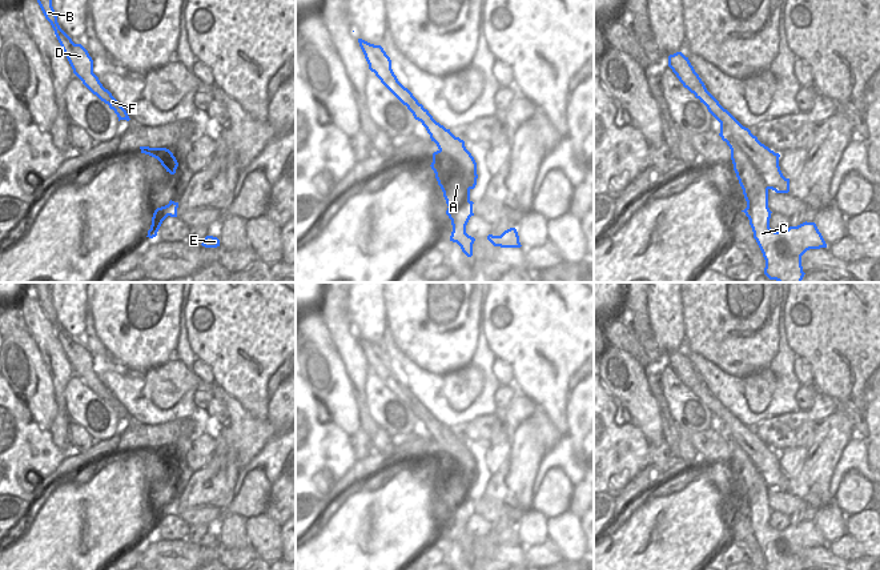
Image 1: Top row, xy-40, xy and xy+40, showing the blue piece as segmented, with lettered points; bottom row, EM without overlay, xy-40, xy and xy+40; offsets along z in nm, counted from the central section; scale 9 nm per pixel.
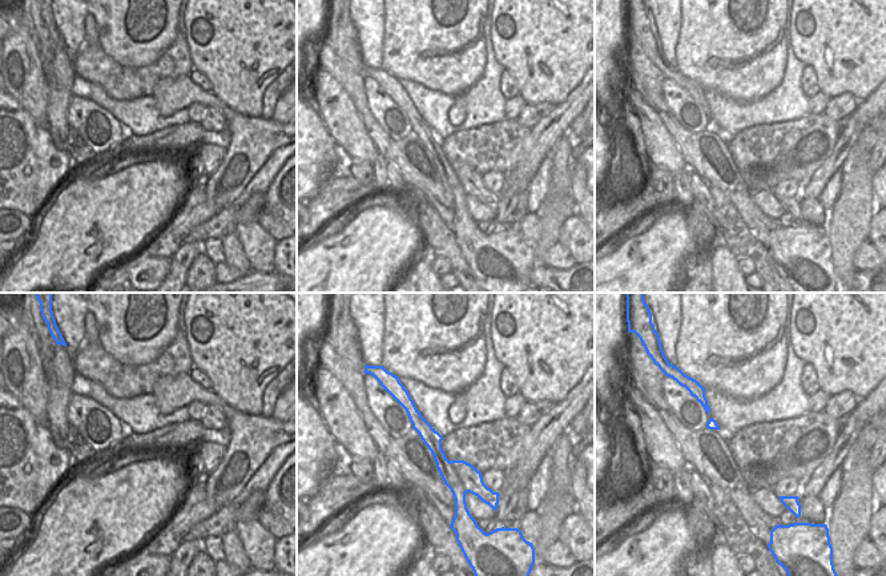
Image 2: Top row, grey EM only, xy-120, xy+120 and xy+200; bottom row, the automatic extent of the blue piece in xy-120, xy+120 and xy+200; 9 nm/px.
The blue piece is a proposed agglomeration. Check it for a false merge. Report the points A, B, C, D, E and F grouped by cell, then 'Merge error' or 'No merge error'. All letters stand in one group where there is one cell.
Groups: A C E / B D F. Merge error.

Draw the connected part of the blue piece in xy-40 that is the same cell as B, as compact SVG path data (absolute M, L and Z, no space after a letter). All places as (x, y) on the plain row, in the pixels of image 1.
M28 282L28 289L37 298L45 317L51 321L55 333L73 368L73 372L83 380L83 382L96 393L101 400L109 404L120 418L129 420L126 409L112 394L112 392L103 385L99 376L93 372L93 358L88 349L81 342L75 342L72 337L60 326L56 310L52 305L51 289L45 282Z

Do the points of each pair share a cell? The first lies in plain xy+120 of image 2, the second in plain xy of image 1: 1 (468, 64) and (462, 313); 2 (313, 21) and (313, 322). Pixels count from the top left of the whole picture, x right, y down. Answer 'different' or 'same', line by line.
1: same
2: different

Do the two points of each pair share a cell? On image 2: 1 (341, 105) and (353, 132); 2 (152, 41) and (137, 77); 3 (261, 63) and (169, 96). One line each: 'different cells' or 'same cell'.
1: same cell
2: different cells
3: different cells

